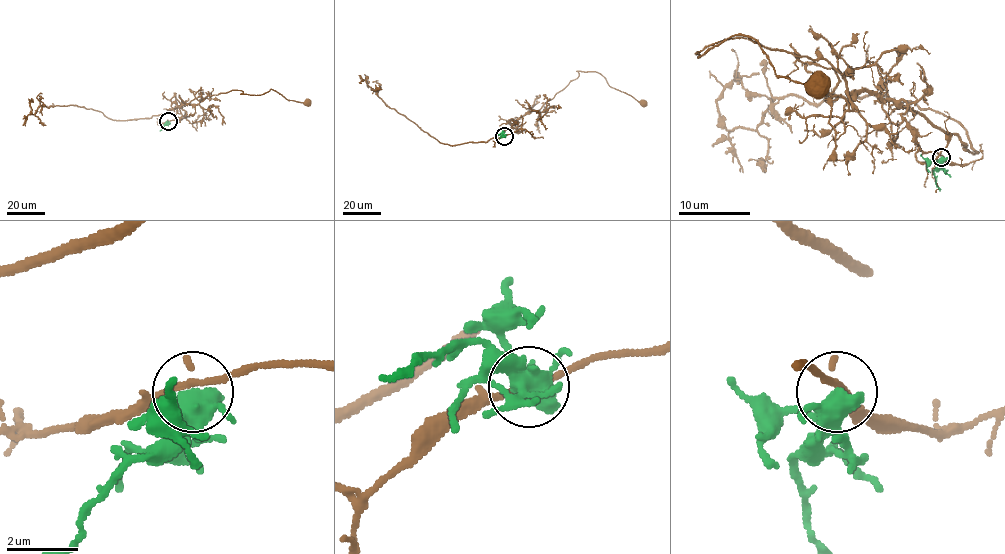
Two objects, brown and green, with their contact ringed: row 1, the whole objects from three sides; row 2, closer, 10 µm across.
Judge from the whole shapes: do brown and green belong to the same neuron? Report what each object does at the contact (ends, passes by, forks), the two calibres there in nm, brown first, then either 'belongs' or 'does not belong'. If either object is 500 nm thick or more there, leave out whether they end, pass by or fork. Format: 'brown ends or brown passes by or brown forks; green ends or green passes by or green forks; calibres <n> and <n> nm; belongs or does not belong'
brown passes by; green forks; calibres 180 and 440 nm; does not belong

